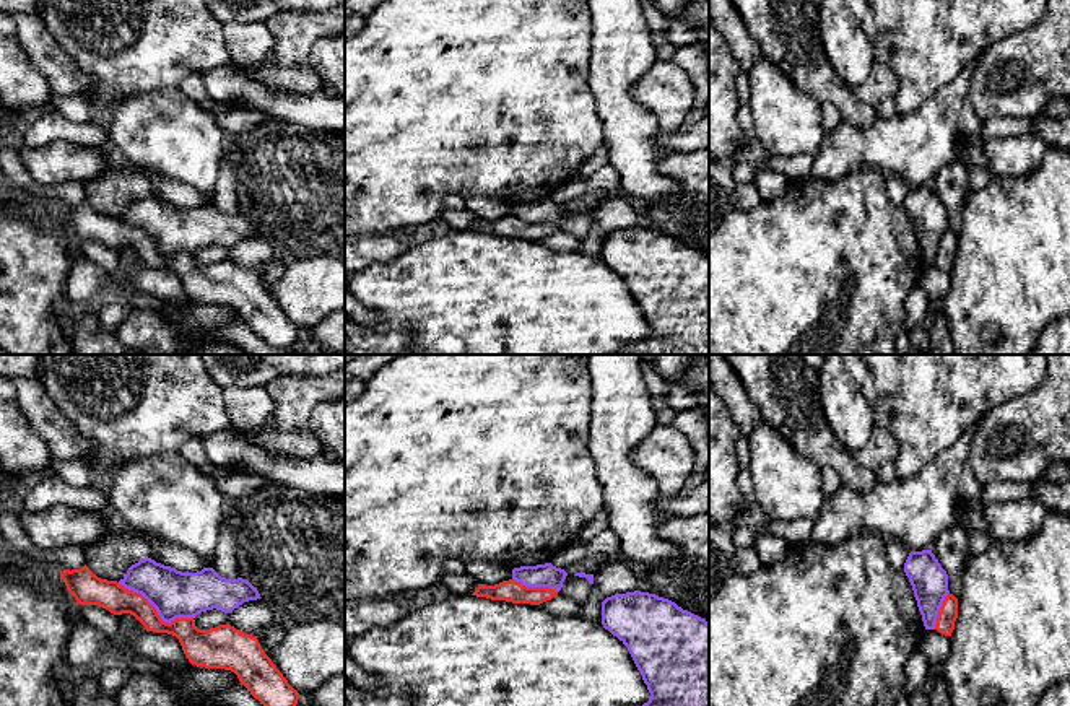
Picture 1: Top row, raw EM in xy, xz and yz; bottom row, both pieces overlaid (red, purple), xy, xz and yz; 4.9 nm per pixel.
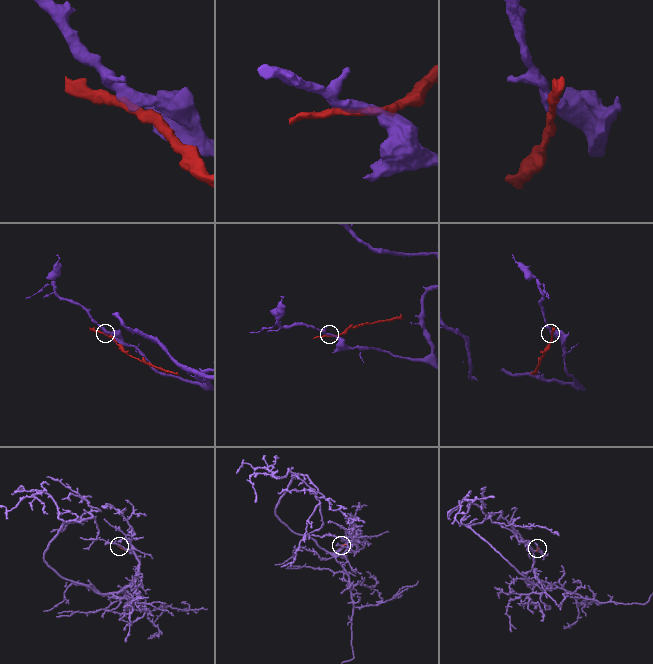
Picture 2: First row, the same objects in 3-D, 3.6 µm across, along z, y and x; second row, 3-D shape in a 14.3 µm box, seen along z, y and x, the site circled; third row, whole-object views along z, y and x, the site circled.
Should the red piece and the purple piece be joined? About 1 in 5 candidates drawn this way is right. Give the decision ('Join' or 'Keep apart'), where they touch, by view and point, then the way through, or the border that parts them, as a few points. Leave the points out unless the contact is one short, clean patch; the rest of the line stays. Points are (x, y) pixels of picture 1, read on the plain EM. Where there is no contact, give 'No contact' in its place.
Keep apart. Touches red at xy (155, 246). Boundary: xy (117, 218), (139, 228), (166, 257), (192, 254)

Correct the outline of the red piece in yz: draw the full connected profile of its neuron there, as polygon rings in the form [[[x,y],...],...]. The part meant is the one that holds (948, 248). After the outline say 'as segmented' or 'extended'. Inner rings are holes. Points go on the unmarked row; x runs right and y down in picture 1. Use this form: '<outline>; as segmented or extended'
[[[948,228],[948,231],[945,233],[940,242],[933,265],[937,265],[945,272],[951,272],[956,254],[958,254],[958,234]]]; as segmented

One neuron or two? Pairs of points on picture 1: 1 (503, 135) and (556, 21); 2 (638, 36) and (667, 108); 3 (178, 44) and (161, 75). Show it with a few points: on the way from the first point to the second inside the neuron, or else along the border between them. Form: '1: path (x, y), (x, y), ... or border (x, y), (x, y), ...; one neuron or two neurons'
1: path (504, 108), (504, 74), (529, 49); one neuron
2: border (657, 59), (631, 88), (631, 95), (641, 104); two neurons
3: path (169, 52), (161, 61), (161, 67); one neuron

